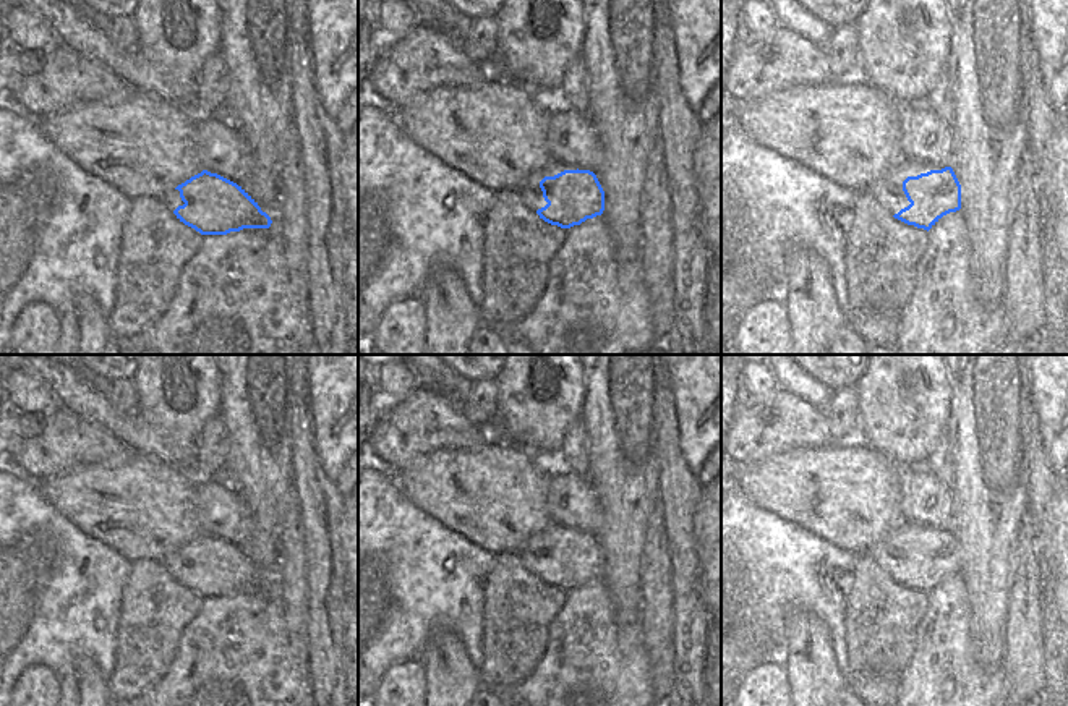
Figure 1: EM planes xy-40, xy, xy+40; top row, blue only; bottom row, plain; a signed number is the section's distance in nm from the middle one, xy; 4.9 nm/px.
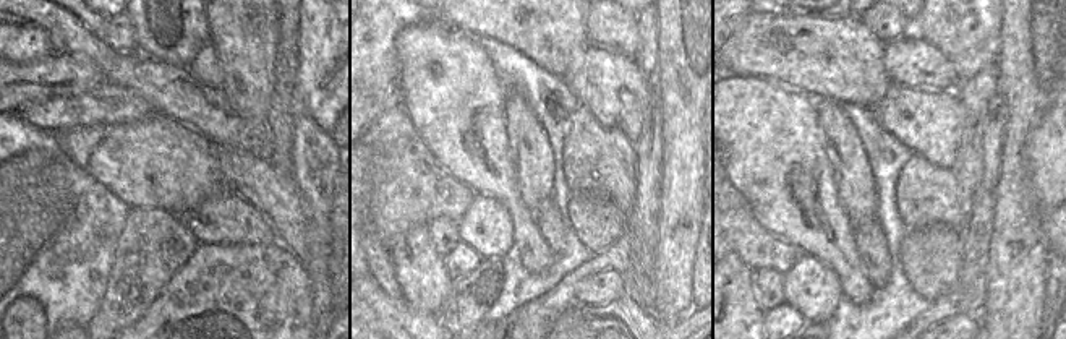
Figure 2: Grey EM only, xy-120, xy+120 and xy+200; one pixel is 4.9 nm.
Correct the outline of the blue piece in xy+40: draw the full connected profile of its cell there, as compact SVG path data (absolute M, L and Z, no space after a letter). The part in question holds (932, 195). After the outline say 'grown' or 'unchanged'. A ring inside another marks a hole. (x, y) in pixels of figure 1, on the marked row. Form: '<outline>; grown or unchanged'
M951 167L908 176L903 191L911 204L893 217L927 232L943 215L961 209L961 185Z; unchanged

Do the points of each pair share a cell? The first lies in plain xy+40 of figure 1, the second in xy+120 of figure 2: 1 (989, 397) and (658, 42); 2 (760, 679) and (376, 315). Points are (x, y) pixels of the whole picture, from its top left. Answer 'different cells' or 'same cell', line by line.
1: different cells
2: different cells

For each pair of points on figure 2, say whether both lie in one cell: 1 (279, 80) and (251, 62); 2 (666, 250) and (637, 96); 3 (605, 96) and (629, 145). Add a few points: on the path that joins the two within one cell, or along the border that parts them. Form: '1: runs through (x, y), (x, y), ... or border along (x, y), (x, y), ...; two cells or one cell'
1: border along (279, 38), (272, 68), (272, 96), (266, 112); two cells
2: runs through (634, 211), (634, 135); one cell
3: runs through (616, 107), (631, 122), (631, 133); one cell

